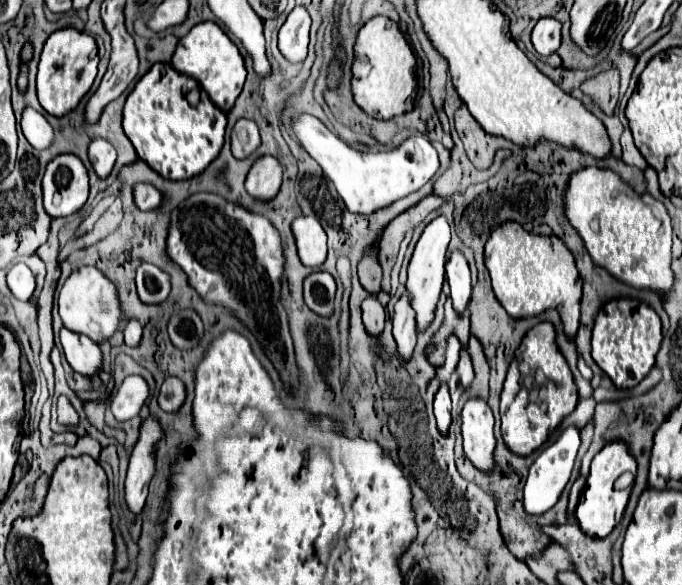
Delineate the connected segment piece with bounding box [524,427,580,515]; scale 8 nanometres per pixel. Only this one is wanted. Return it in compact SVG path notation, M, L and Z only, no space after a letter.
M568 427L558 437L558 441L552 443L550 447L546 447L538 455L538 459L532 463L532 467L528 471L526 485L524 485L524 509L530 515L544 515L548 509L552 509L556 505L556 501L560 499L560 495L562 495L562 491L570 479L578 447L580 447L580 431L576 427Z

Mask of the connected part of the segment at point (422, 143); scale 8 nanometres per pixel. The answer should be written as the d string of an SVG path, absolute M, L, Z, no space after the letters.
M300 115L294 123L294 131L306 153L324 169L328 179L334 183L348 211L358 215L372 215L372 211L384 209L392 205L396 199L402 199L418 191L436 175L440 167L436 149L422 135L406 139L400 147L392 151L372 153L372 151L358 151L350 147L312 115Z

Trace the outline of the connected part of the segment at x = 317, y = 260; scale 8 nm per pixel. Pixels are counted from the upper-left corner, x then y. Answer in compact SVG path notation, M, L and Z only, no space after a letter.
M314 215L298 217L292 223L292 231L296 235L300 261L306 267L320 267L326 261L328 245L326 245L326 233L320 227L318 219Z

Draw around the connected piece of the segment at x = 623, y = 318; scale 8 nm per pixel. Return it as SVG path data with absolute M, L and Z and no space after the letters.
M612 299L602 305L592 331L592 357L618 389L636 387L654 367L662 343L658 313L636 299Z

